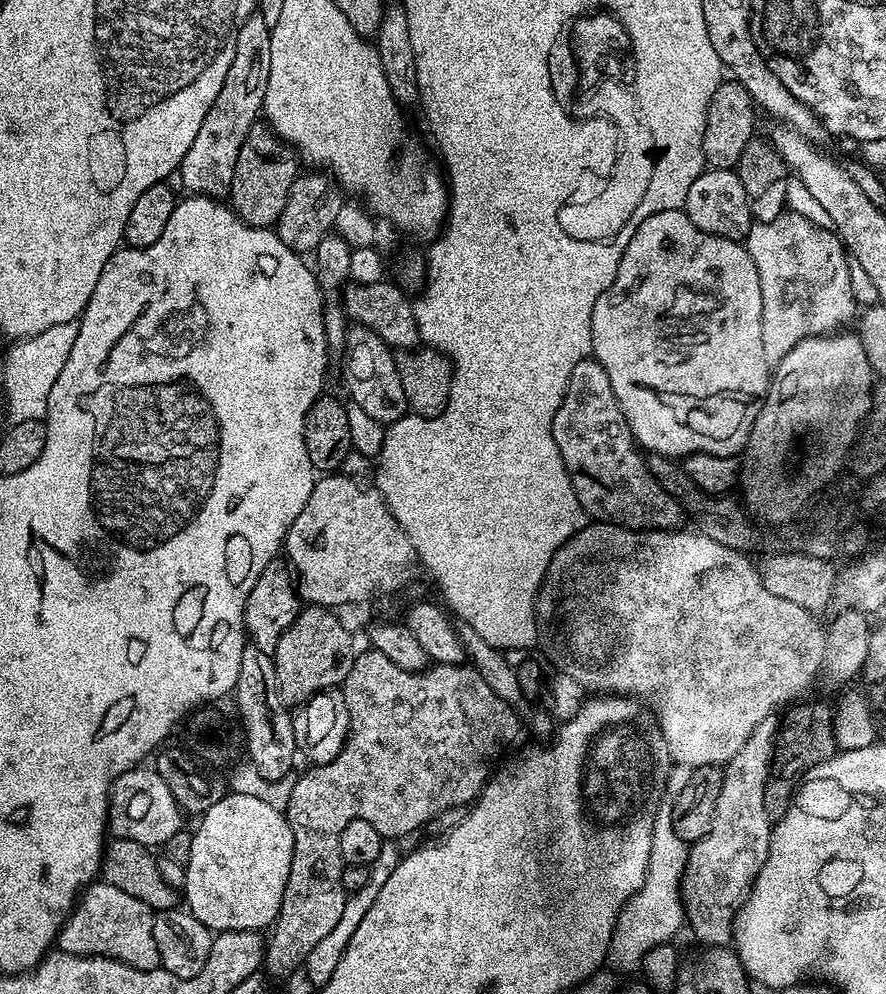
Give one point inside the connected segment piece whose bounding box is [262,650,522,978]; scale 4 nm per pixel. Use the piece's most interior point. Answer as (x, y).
(418, 742)

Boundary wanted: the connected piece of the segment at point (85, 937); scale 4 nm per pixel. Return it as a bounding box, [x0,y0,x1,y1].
[59,882,160,972]

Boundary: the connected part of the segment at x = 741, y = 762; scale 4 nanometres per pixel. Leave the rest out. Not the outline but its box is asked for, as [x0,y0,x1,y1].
[680,718,778,946]

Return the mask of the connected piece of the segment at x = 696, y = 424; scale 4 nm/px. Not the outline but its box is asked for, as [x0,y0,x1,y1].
[591,208,770,458]

